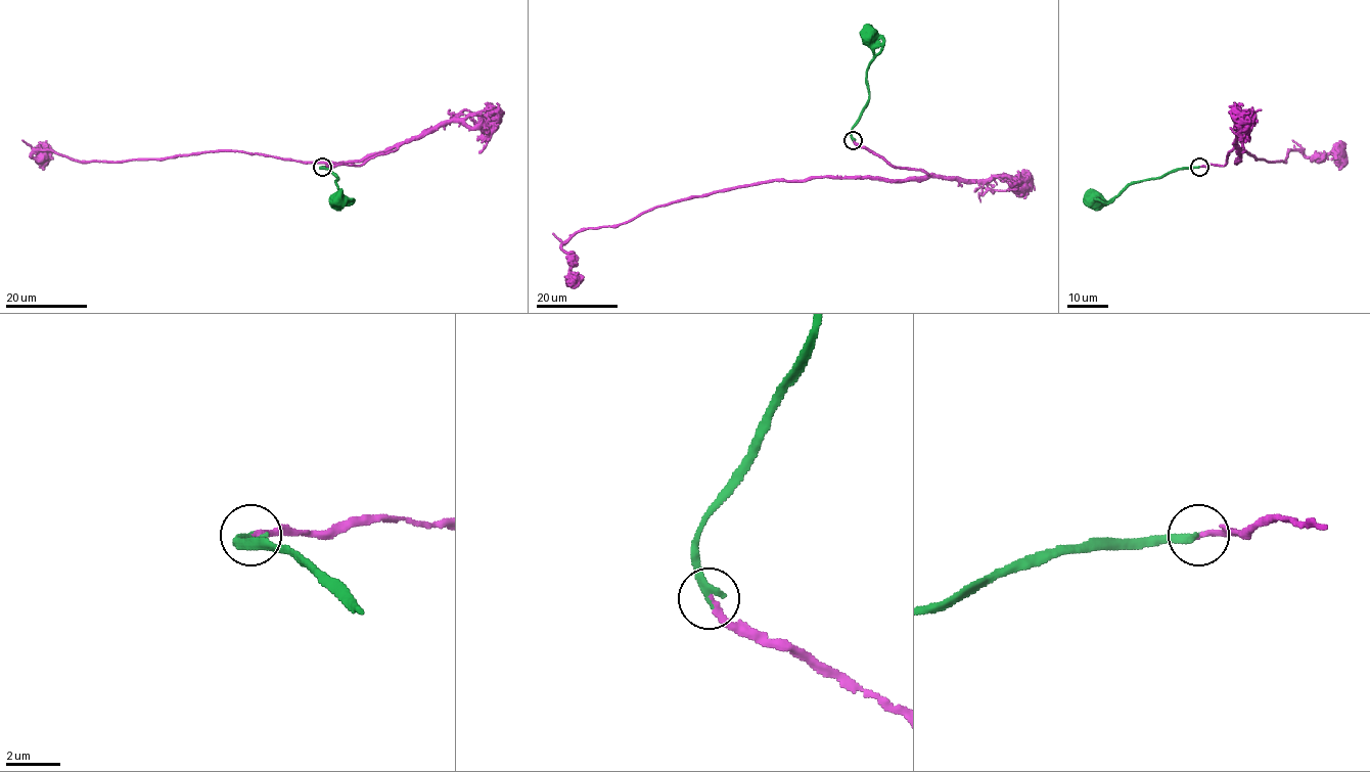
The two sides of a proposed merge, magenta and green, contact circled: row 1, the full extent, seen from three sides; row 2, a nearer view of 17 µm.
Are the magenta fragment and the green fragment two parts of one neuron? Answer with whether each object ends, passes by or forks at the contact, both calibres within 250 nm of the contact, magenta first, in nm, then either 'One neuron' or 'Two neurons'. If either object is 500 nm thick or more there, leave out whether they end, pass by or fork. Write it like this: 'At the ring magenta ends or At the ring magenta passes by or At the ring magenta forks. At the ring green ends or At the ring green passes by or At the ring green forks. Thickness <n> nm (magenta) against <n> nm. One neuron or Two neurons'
At the ring magenta ends. At the ring green ends. Thickness 180 nm (magenta) against 280 nm. One neuron

